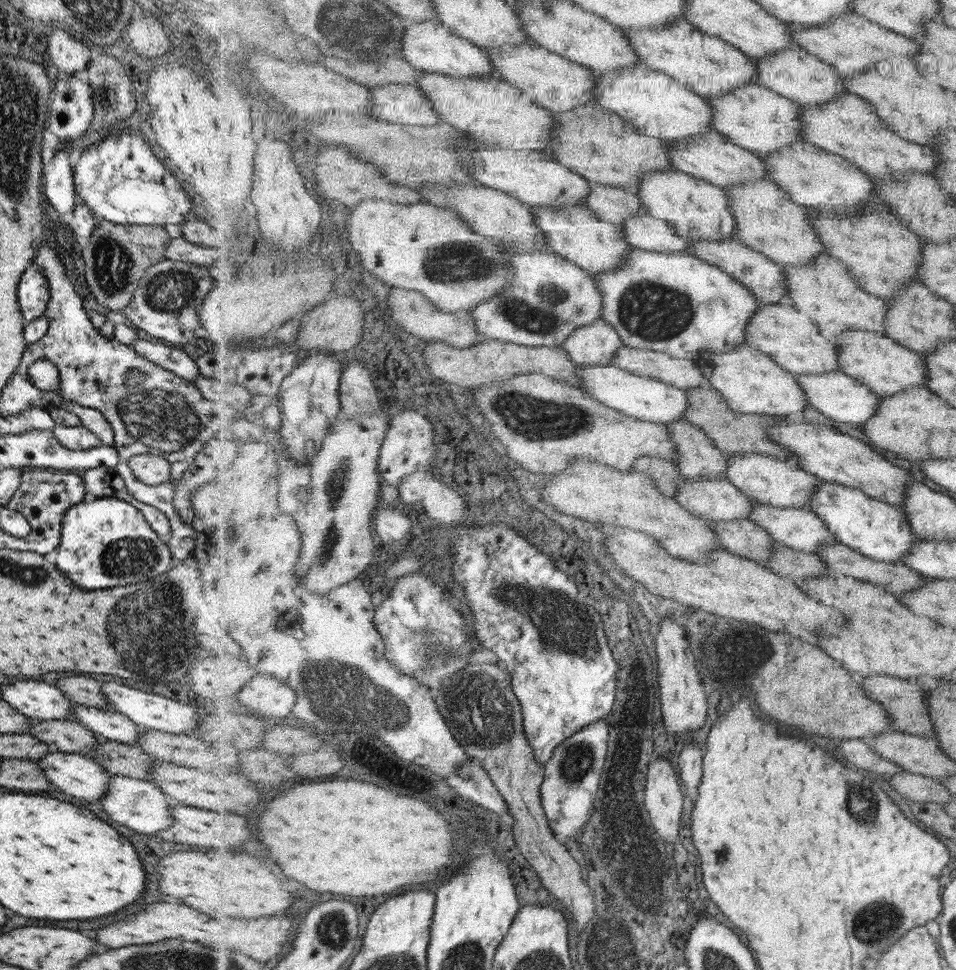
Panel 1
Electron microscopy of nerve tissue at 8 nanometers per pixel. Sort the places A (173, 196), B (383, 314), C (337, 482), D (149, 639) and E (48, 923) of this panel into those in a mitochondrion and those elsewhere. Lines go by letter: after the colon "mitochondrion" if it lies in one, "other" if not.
A: other
B: other
C: mitochondrion
D: mitochondrion
E: other

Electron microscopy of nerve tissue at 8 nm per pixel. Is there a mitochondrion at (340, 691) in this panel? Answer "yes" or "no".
yes

